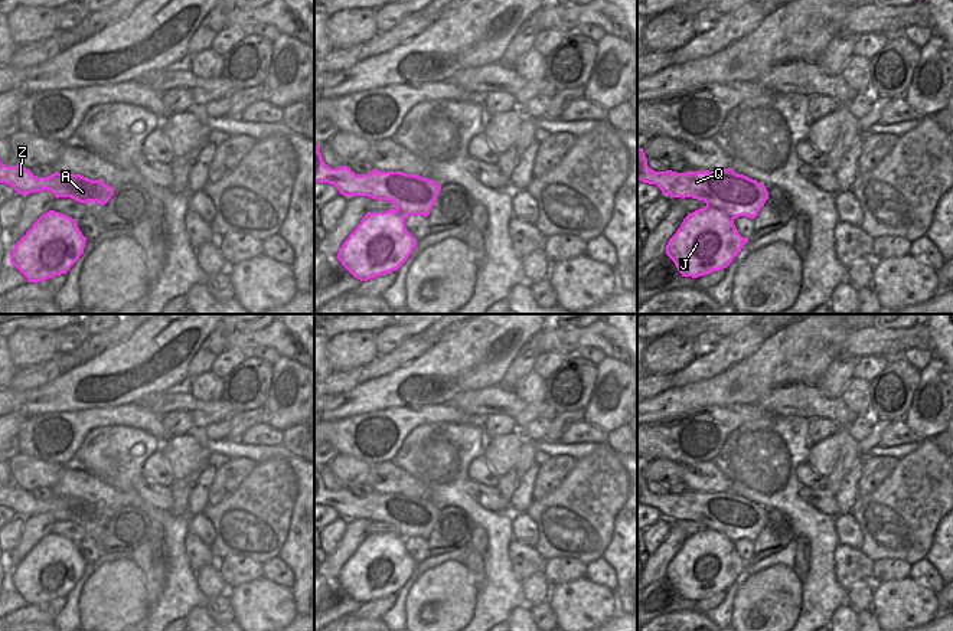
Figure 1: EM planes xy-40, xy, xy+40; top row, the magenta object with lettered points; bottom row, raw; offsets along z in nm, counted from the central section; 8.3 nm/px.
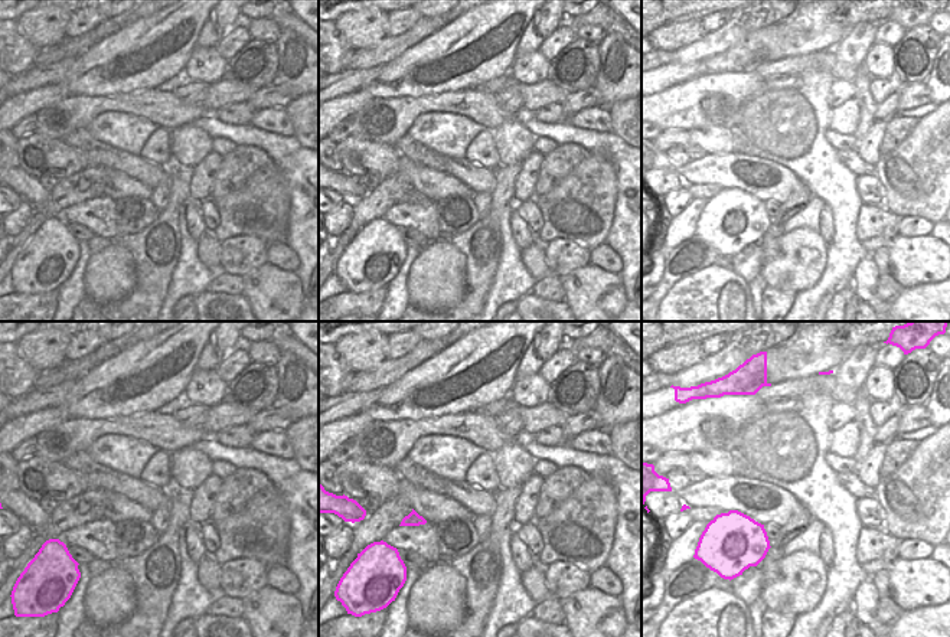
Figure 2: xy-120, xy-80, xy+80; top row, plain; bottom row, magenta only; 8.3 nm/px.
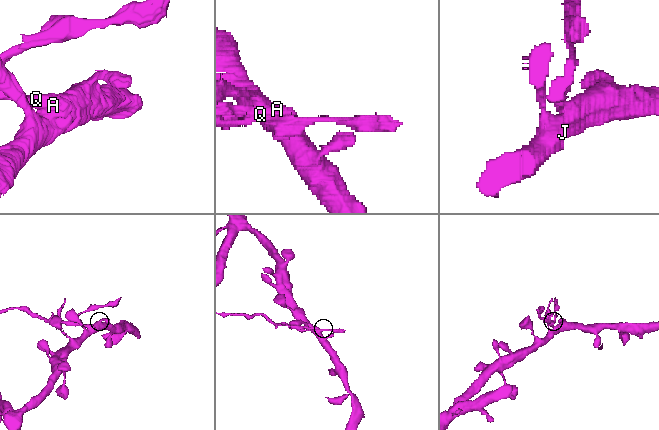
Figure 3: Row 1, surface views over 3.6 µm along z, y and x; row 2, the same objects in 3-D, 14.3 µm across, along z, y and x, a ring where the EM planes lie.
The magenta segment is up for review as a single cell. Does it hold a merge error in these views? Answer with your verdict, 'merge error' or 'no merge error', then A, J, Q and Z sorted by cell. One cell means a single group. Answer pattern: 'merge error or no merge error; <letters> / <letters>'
merge error; A J / Q Z

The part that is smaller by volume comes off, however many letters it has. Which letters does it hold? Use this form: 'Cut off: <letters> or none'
Cut off: Q, Z

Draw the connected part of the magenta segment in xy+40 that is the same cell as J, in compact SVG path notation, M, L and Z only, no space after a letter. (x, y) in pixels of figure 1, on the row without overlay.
M717 507L712 513L701 517L698 523L704 523L706 529L688 536L666 568L666 578L675 585L682 599L692 601L724 592L734 583L748 565L748 560L738 556L734 543L740 539L754 542L766 526L763 519L745 514L737 507Z

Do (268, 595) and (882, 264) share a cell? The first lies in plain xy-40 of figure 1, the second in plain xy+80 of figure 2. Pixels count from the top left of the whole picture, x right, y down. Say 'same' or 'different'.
different

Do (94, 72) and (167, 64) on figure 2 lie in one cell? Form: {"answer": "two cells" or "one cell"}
{"answer": "one cell"}

